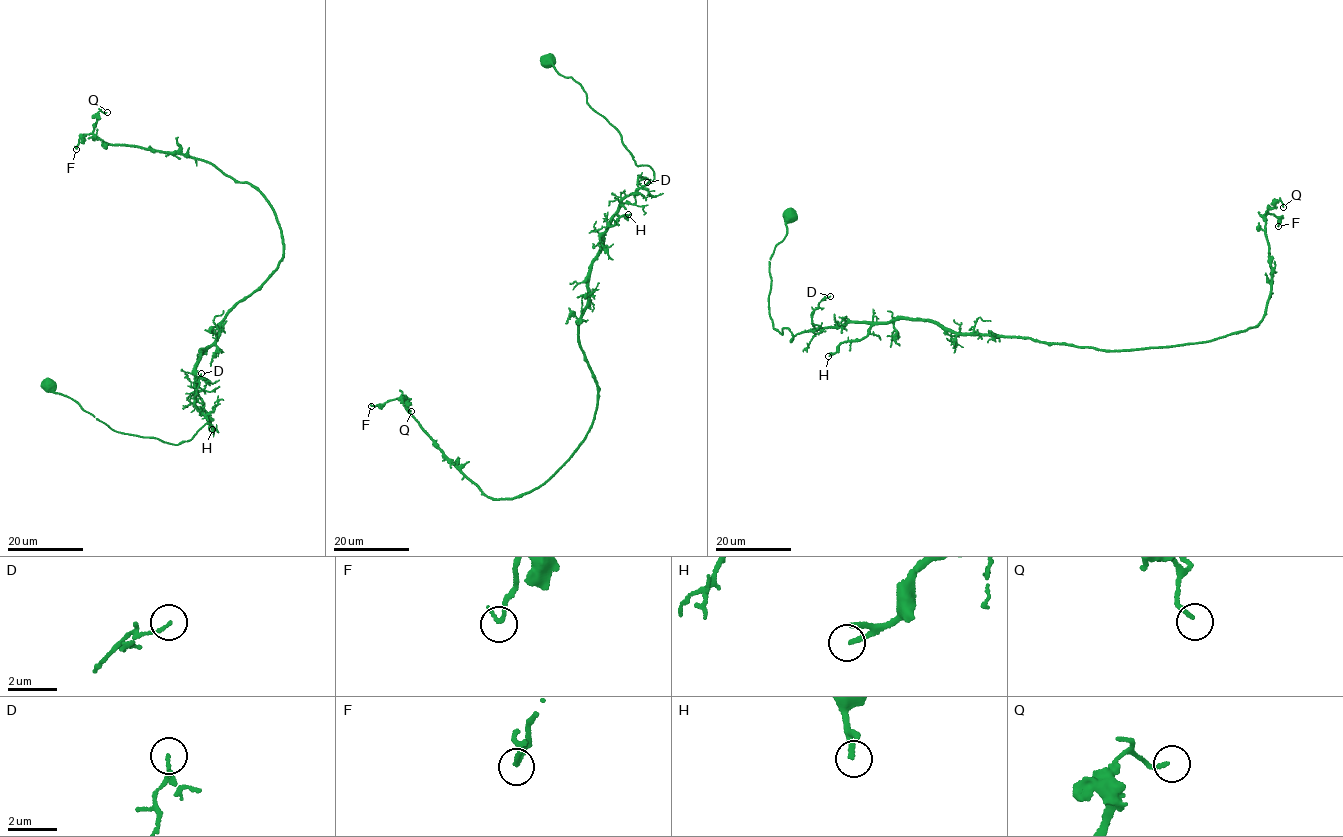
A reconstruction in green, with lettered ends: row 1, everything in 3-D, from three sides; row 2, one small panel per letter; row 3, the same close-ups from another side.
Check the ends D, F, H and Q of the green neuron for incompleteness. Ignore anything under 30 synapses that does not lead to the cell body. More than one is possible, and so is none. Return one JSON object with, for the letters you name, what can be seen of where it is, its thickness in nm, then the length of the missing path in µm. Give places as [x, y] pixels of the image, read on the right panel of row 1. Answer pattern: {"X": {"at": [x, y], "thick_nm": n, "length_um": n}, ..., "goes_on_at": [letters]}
{"goes_on_at": []}

